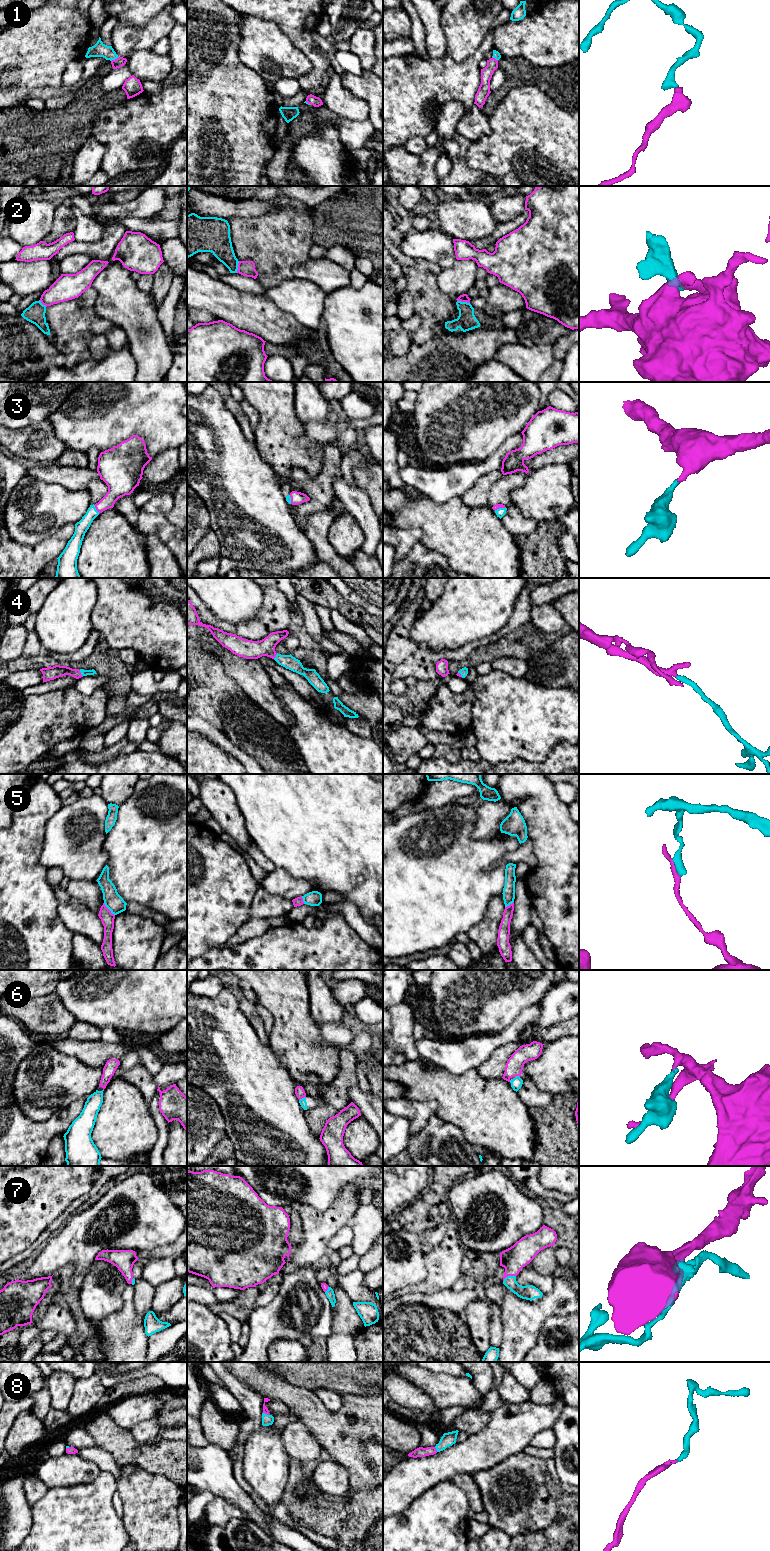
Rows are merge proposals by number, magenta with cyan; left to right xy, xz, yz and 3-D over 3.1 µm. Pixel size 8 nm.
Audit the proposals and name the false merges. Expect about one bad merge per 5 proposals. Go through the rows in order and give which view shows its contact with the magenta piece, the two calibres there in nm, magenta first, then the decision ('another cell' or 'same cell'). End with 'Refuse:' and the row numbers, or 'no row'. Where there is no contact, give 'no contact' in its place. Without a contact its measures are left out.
1: xy | 80/110 nm | same cell
2: yz | 60/150 nm | another cell
3: xy | 160/110 nm | same cell
4: xy | 110/50 nm | same cell
5: xy | 110/150 nm | another cell
6: xz | 80/60 nm | another cell
7: yz | 200/130 nm | same cell
8: xz | 50/90 nm | same cell
Refuse: 2, 5, 6

